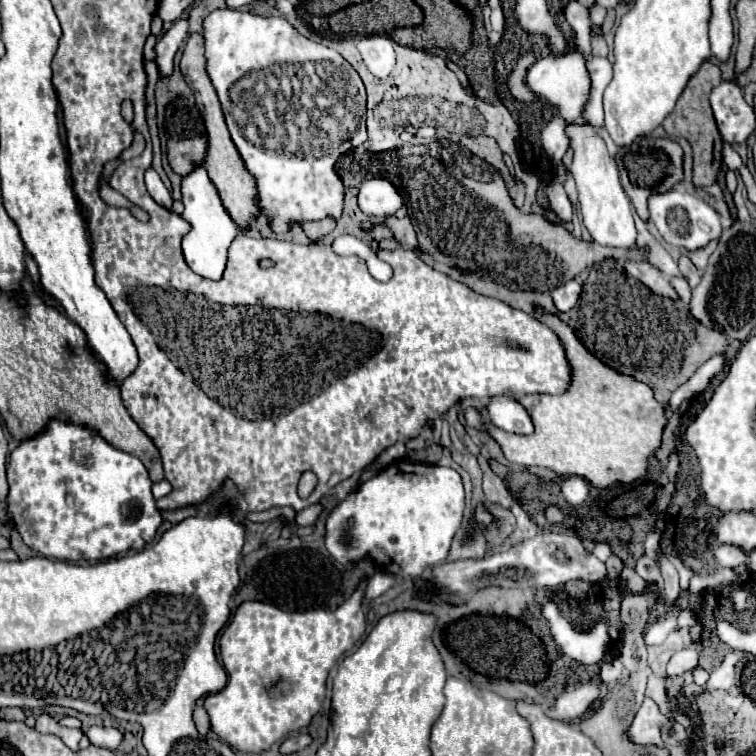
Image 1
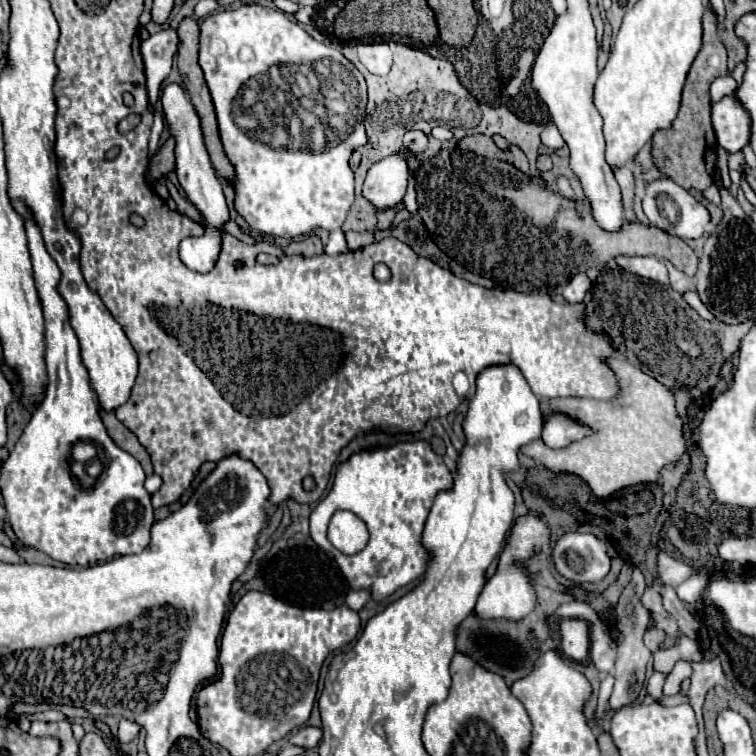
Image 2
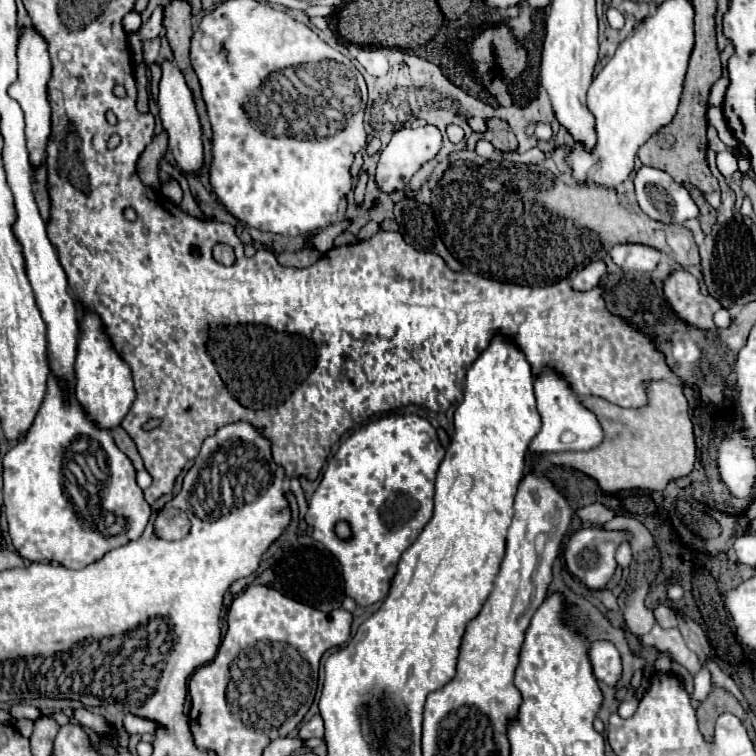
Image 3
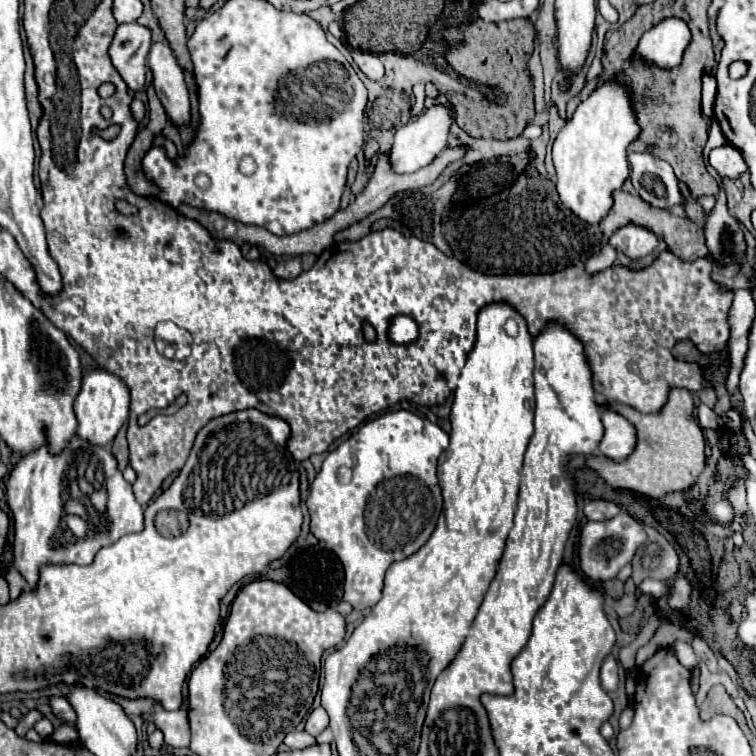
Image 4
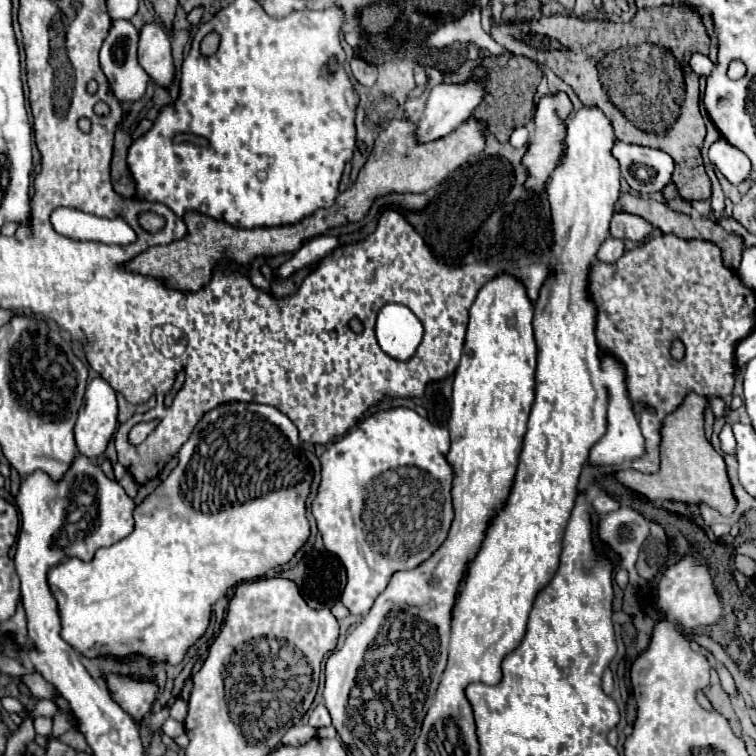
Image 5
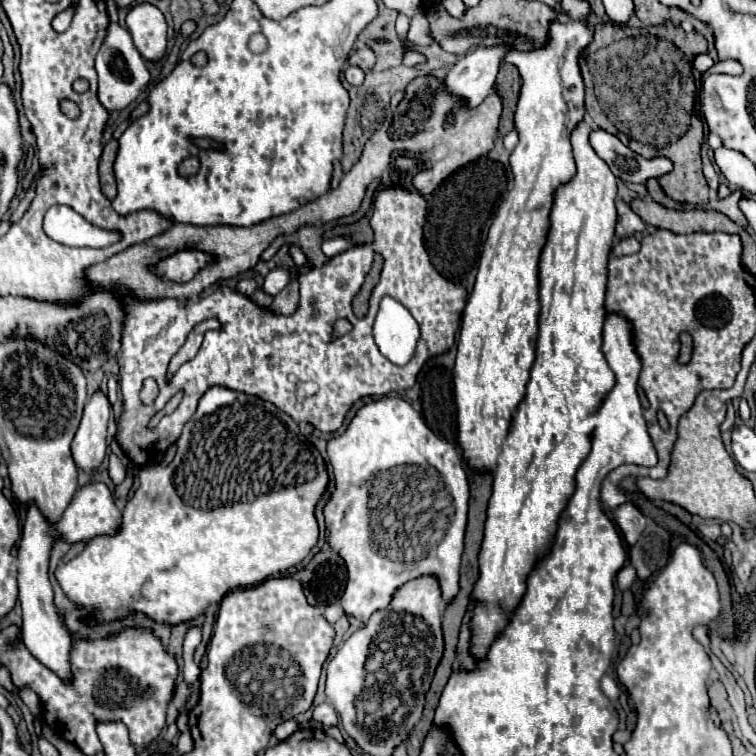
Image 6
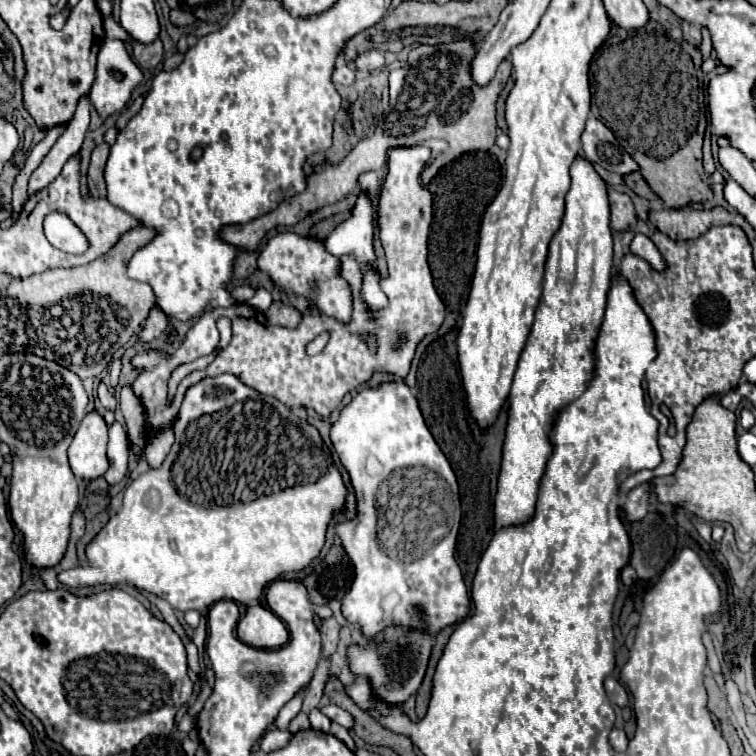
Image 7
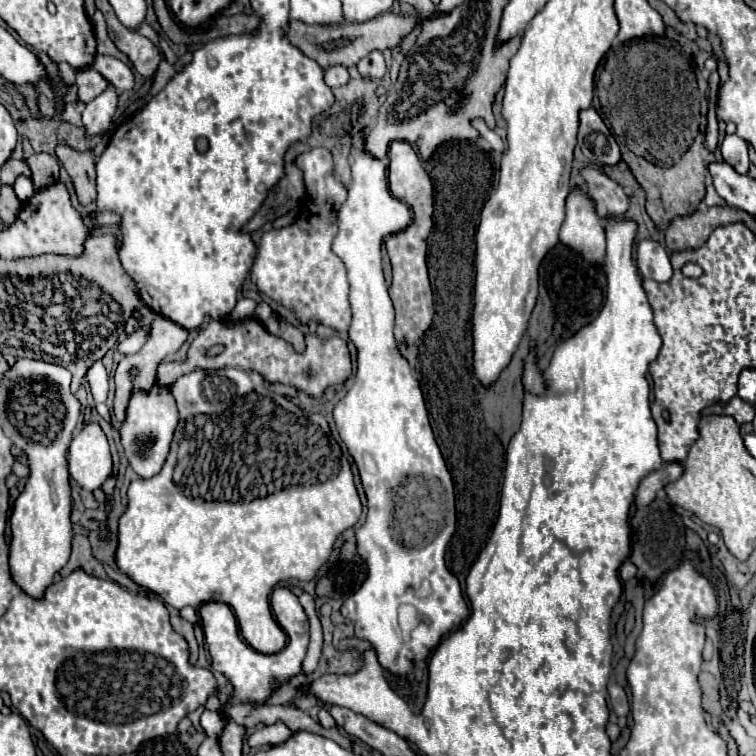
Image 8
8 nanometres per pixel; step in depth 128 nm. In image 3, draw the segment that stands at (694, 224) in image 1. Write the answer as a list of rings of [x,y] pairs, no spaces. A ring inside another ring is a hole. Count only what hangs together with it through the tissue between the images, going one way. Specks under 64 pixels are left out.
[[[640,166],[634,178],[636,200],[644,214],[660,222],[682,224],[688,218],[698,218],[698,206],[690,192],[672,180],[672,176],[654,166]]]

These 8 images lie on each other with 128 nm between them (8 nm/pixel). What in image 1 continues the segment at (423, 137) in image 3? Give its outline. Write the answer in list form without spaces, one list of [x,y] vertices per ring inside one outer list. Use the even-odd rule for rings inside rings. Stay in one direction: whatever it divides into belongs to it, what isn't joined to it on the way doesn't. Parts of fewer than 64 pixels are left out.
[[[370,178],[360,186],[358,206],[368,216],[386,216],[394,214],[402,206],[402,196],[386,178]]]

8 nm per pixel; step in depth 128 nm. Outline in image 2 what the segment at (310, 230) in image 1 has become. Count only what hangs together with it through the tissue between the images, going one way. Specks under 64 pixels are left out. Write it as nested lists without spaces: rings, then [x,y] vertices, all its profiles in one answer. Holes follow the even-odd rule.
[[[308,236],[300,242],[292,242],[288,244],[284,250],[284,256],[320,256],[322,254],[322,244],[318,236]]]

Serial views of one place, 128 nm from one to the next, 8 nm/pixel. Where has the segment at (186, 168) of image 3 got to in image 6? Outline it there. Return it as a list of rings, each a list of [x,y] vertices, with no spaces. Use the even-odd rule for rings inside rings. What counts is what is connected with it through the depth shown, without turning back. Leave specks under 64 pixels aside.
[[[138,2],[128,8],[126,26],[134,46],[148,60],[160,60],[166,52],[166,22],[162,12],[150,2]]]

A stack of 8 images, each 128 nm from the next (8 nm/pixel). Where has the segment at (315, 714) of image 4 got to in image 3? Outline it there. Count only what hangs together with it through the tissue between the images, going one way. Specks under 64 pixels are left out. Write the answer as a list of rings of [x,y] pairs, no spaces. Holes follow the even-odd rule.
[[[320,714],[312,716],[312,720],[308,720],[308,722],[300,728],[298,736],[300,736],[302,740],[314,738],[314,736],[316,736],[316,738],[322,738],[322,736],[324,736],[324,720],[322,720],[322,716],[320,716]]]

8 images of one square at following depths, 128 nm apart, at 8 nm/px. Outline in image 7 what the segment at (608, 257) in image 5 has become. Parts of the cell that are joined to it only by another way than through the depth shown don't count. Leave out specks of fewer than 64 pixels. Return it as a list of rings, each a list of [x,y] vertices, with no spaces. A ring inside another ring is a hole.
[[[636,234],[634,240],[632,240],[632,244],[630,244],[630,250],[632,250],[634,256],[644,258],[654,270],[658,270],[658,272],[664,272],[666,270],[666,262],[664,262],[660,250],[656,248],[656,244],[648,236]]]

